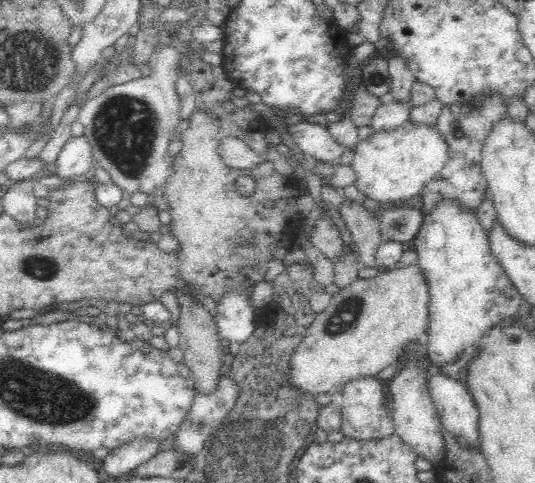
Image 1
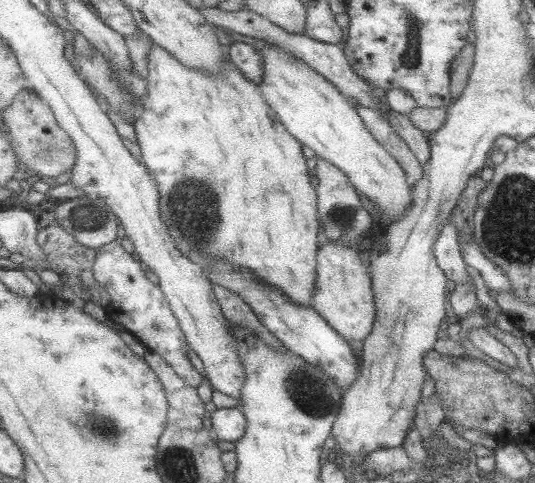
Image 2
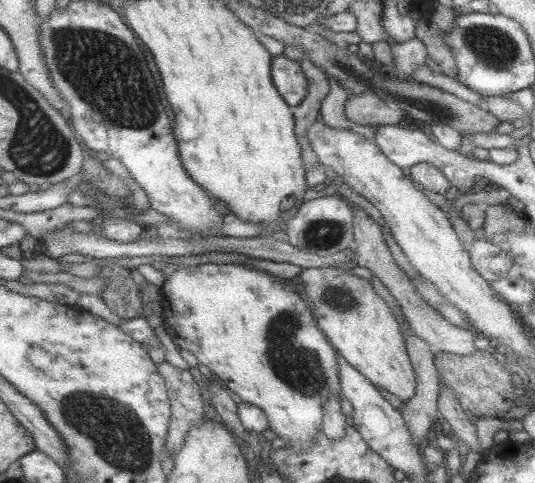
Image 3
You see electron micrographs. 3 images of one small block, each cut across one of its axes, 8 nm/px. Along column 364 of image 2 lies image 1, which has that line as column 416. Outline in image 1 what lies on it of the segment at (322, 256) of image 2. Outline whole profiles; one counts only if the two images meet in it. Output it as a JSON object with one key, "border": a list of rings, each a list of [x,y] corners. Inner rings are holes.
{"border":[[[417,262],[410,266],[398,266],[392,270],[379,269],[376,276],[367,279],[358,278],[340,287],[340,290],[332,295],[328,308],[316,315],[300,346],[292,354],[290,374],[292,383],[302,390],[314,393],[314,396],[321,392],[330,392],[333,397],[338,397],[348,379],[378,374],[398,360],[408,344],[424,339],[428,326],[431,325],[431,310],[428,307],[430,305],[428,279],[424,275],[424,269]],[[332,314],[337,314],[338,320],[345,323],[340,332],[328,330]]]}

